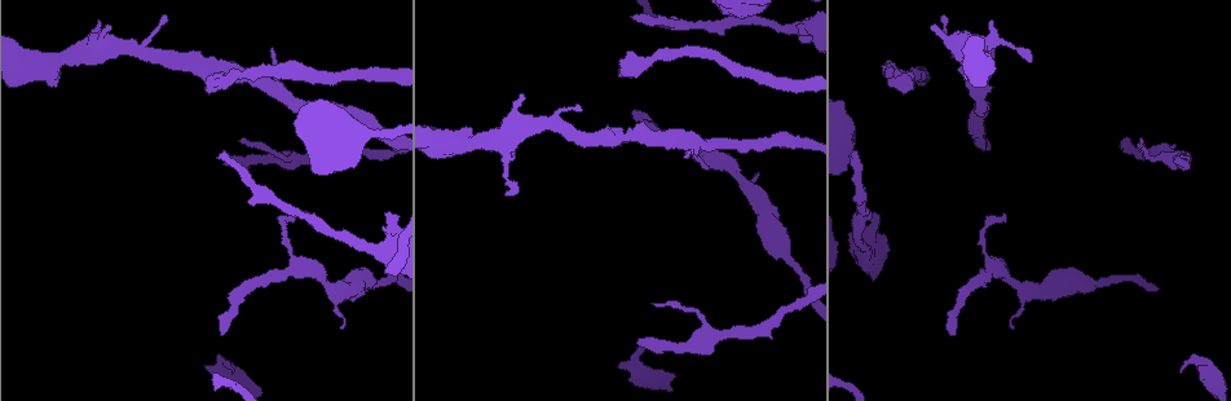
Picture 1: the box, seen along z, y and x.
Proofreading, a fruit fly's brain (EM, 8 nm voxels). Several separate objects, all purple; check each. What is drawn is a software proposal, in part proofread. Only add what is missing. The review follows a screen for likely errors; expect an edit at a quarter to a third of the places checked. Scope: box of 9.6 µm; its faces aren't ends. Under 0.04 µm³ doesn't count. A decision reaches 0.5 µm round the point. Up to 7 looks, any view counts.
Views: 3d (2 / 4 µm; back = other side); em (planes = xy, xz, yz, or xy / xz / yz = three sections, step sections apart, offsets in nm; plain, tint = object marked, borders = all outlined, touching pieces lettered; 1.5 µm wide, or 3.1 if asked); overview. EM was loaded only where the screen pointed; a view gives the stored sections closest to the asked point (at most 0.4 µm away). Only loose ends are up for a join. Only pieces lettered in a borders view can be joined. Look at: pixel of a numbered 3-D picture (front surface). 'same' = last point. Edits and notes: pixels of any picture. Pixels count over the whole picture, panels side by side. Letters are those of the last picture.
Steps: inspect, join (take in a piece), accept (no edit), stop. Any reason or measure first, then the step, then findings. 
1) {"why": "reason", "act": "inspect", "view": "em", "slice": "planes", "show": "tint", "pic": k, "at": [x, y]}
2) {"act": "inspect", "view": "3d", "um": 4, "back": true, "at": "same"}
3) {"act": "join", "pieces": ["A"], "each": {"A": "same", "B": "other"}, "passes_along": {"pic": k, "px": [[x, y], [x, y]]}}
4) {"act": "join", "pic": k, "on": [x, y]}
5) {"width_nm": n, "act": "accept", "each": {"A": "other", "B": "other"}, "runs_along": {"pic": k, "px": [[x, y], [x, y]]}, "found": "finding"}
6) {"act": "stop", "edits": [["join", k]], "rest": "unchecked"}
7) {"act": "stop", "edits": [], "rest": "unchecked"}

{"why": "thick end", "act": "inspect", "view": "em", "slice": "planes", "show": "borders", "pic": 1, "at": [521, 94]}

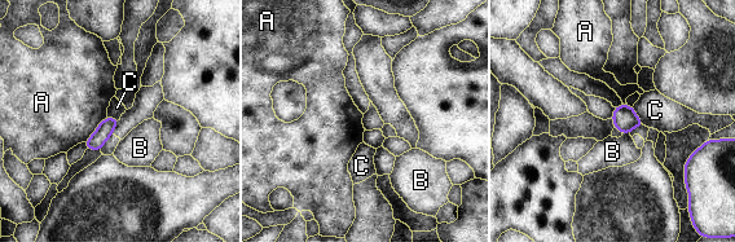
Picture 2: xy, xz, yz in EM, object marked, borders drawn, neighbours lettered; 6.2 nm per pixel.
{"act": "accept", "each": {"A": "other", "B": "other", "C": "other"}, "border": {"pic": 2, "px": [[106, 117], [84, 141]]}, "found": "no lettered piece goes on from it"}

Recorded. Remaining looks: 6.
{"why": "an open end", "act": "inspect", "view": "em", "um": 3.1, "slice": "yz", "step": 16, "show": "borders", "pic": 1, "at": [1029, 62]}

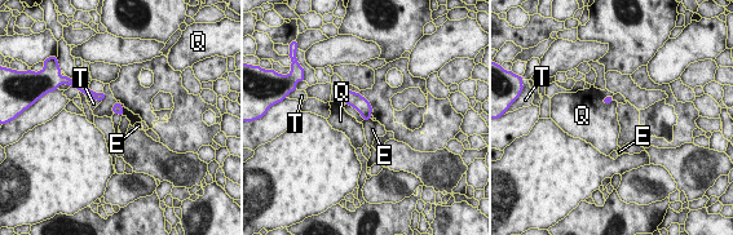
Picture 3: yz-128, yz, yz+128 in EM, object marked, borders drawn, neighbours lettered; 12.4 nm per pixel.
{"act": "inspect", "view": "em", "um": 3.1, "slice": "planes", "show": "borders", "at": "same"}

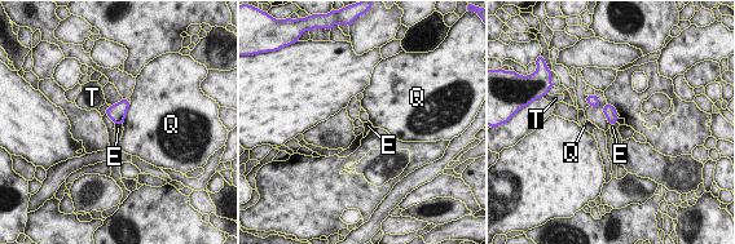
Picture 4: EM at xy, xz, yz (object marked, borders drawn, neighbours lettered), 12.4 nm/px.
{"act": "accept", "each": {"E": "other", "Q": "other", "T": "other"}, "border": {"pic": 4, "px": [[115, 123], [122, 124]]}, "found": "no lettered piece goes on from it"}

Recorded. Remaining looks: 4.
{"why": "branch stops here", "act": "inspect", "view": "em", "slice": "yz", "step": 8, "show": "borders", "pic": 1, "at": [634, 114]}

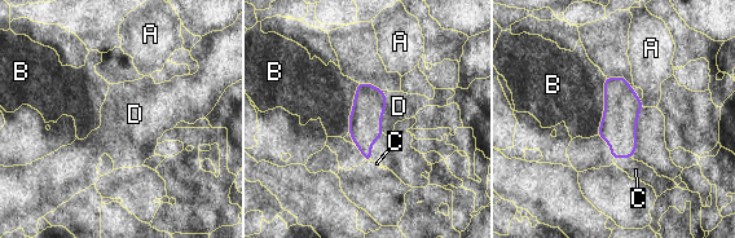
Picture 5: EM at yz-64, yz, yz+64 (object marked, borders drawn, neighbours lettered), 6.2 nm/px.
{"why": "cut it another way", "act": "inspect", "view": "em", "slice": "planes", "show": "borders", "at": "same"}

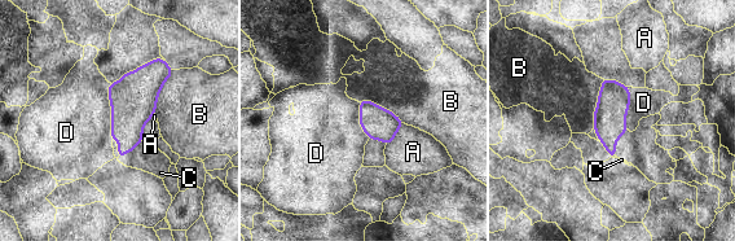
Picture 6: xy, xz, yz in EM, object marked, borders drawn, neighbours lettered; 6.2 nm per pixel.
{"act": "accept", "each": {"A": "other", "B": "other", "C": "other", "D": "other"}, "found": "no lettered piece goes on from it"}

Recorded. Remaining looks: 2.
{"act": "stop", "edits": [], "rest": "unchecked"}

